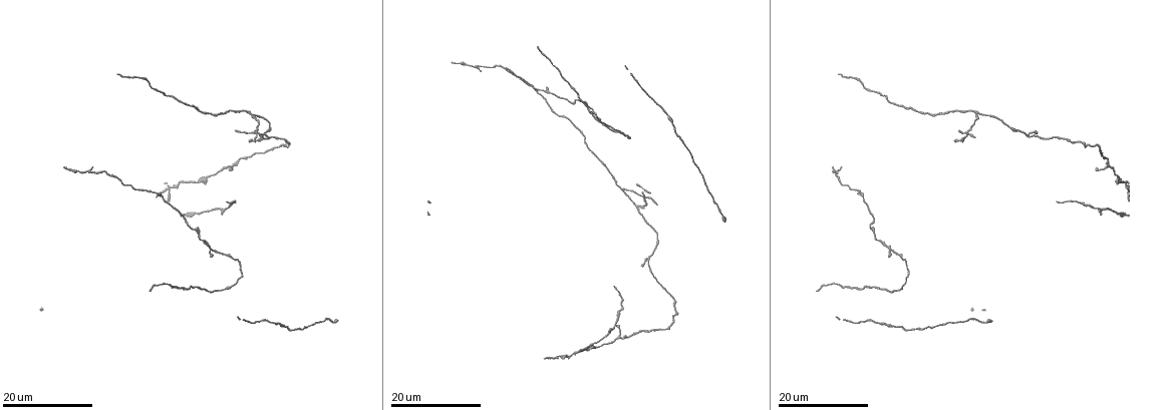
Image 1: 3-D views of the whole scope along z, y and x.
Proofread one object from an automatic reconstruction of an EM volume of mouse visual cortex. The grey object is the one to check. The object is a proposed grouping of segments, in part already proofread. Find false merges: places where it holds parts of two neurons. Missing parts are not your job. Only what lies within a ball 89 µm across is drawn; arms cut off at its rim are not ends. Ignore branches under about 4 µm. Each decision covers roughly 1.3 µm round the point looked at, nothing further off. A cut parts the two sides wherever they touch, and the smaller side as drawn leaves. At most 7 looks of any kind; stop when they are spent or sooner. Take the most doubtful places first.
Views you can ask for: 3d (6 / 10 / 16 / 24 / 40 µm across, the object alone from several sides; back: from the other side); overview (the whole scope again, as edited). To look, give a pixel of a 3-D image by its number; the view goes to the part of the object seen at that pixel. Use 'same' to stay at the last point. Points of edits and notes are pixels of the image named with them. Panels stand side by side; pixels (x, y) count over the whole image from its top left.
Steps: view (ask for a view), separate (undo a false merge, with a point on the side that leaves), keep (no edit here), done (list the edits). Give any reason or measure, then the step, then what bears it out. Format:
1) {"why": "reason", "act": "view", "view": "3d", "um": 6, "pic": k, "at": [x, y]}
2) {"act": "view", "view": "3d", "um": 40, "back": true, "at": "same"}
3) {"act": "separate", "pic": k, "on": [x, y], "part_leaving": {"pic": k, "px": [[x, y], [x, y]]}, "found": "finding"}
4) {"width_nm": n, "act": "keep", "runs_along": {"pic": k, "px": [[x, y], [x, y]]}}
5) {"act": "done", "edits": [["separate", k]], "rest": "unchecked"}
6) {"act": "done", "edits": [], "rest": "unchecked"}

{"why": "four-way junction", "act": "view", "view": "3d", "um": 24, "pic": 1, "at": [257, 131]}

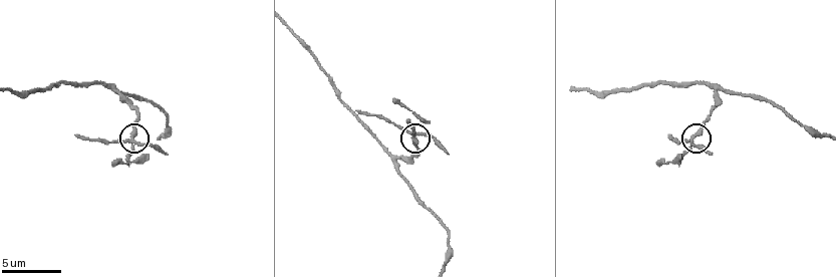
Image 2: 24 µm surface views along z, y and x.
{"act": "view", "view": "3d", "um": 10, "pic": 2, "at": [412, 131]}

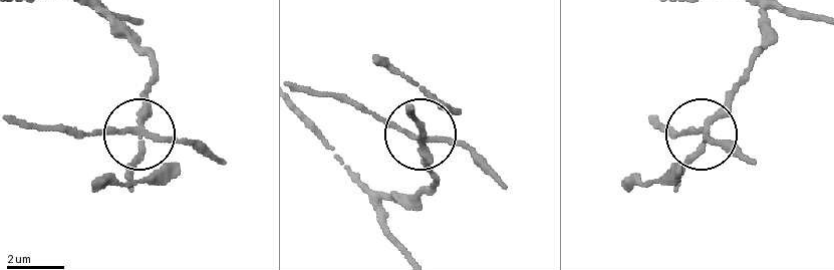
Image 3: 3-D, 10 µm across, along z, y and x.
{"arms": 4, "act": "separate", "pic": 3, "on": [183, 142], "part_leaving": {"pic": 3, "px": [[138, 132], [19, 125]]}, "found": "two neurons meet here"}

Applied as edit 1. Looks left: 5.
{"why": "three-way junction", "act": "view", "view": "3d", "um": 10, "pic": 2, "at": [114, 90]}

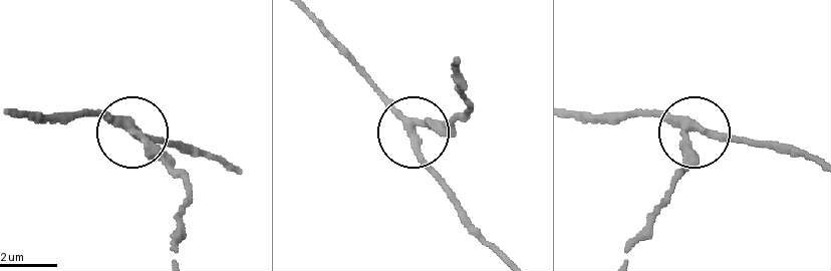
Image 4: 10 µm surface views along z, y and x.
{"width_nm": 270, "act": "keep", "runs_along": {"pic": 4, "px": [[570, 117], [677, 120], [687, 140], [673, 180]]}, "found": "all the same neuron"}

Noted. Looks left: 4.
{"why": "four arms meet", "act": "view", "view": "3d", "um": 16, "pic": 1, "at": [170, 190]}

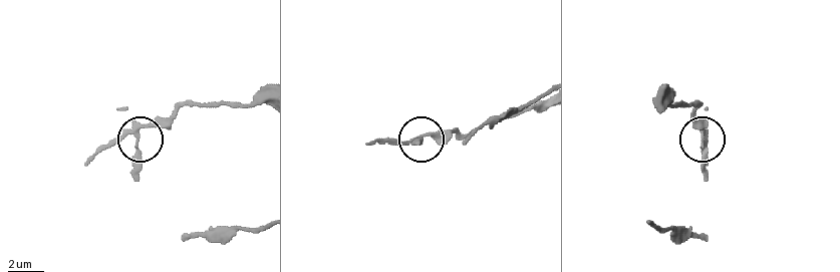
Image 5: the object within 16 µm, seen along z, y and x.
{"act": "view", "view": "3d", "um": 6, "pic": 5, "at": [137, 135]}

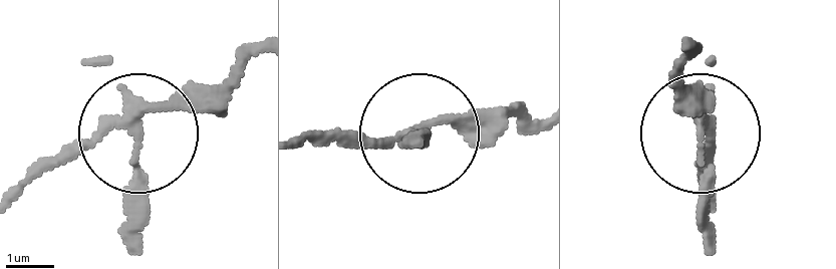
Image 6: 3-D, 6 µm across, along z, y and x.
{"act": "separate", "pic": 6, "on": [93, 62], "part_leaving": {"pic": 6, "px": [[132, 116], [141, 245]]}, "found": "two neurons meet here"}

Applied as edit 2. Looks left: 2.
{"act": "done", "edits": [["separate", 3], ["separate", 6]], "rest": "unchecked"}

